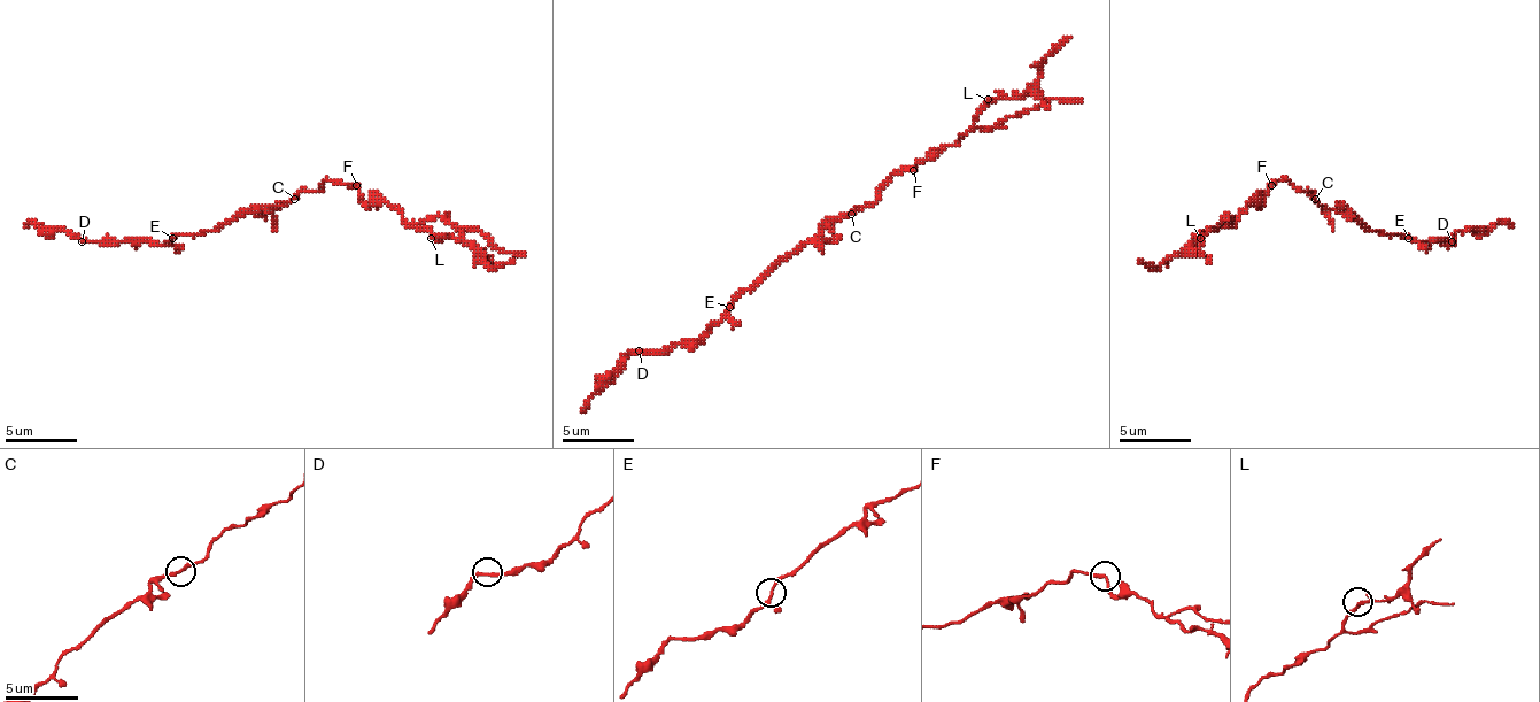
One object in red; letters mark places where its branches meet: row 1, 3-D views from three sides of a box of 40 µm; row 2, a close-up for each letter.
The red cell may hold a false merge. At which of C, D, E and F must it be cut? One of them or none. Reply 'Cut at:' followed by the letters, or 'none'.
Cut at: F

